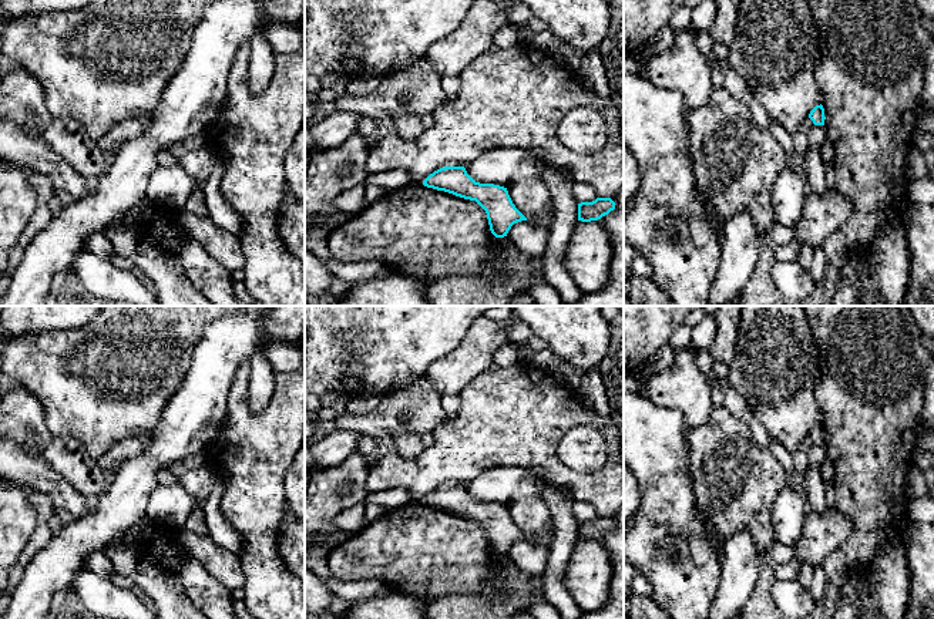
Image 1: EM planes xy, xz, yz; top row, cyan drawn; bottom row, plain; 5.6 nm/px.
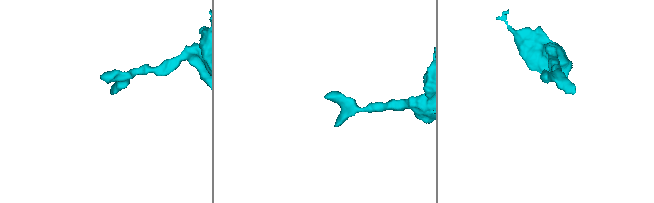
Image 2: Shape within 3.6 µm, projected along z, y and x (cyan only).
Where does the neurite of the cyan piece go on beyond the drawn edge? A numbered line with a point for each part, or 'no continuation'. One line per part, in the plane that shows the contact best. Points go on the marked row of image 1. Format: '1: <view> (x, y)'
no continuation

